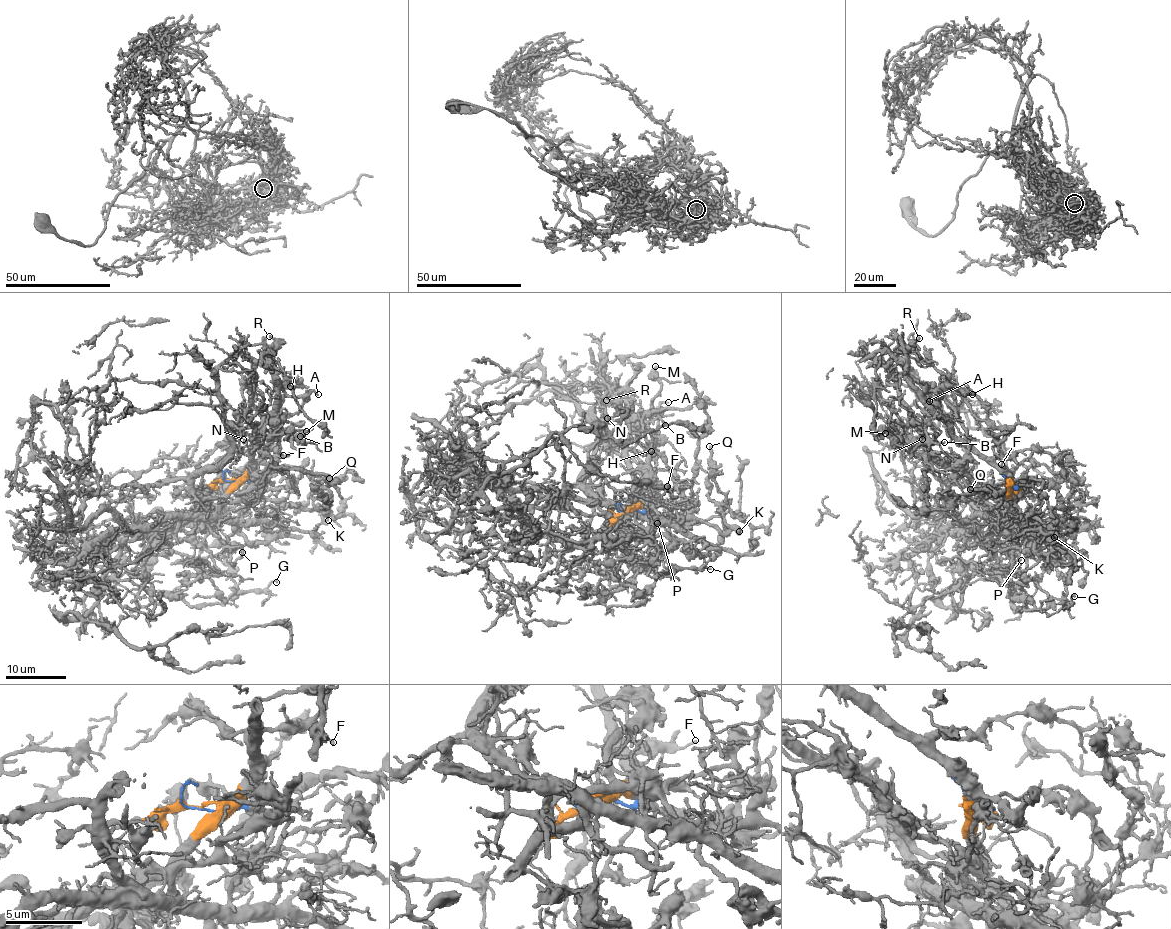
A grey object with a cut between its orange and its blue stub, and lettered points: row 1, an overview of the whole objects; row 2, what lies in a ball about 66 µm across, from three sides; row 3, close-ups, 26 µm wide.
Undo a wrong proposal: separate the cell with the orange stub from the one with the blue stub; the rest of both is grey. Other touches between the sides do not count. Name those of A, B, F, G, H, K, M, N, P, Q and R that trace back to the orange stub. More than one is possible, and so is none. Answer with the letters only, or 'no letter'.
A, B, F, H, M, R

